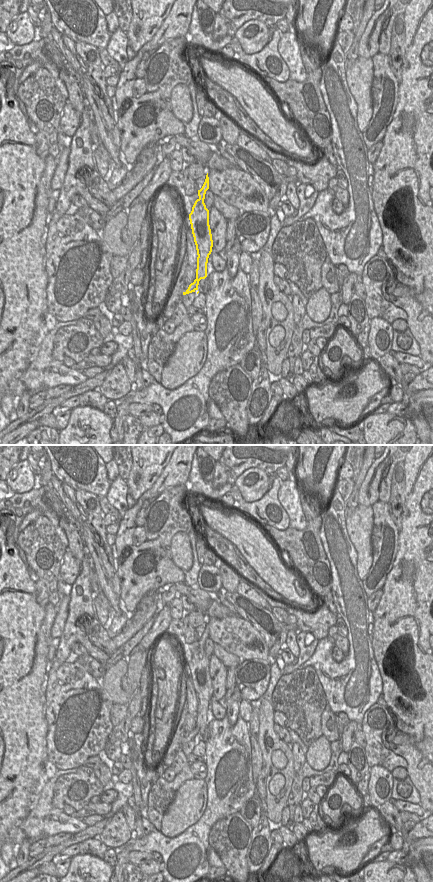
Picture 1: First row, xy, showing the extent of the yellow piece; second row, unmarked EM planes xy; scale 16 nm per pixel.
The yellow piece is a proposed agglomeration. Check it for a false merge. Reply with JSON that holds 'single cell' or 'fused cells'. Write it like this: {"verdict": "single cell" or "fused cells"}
{"verdict": "fused cells"}

